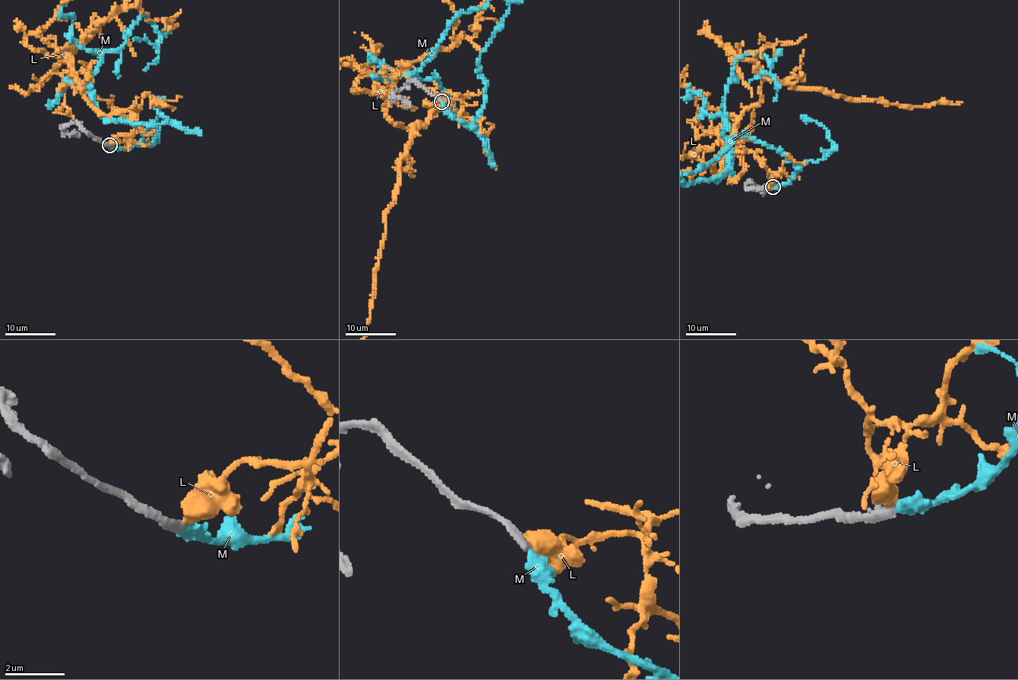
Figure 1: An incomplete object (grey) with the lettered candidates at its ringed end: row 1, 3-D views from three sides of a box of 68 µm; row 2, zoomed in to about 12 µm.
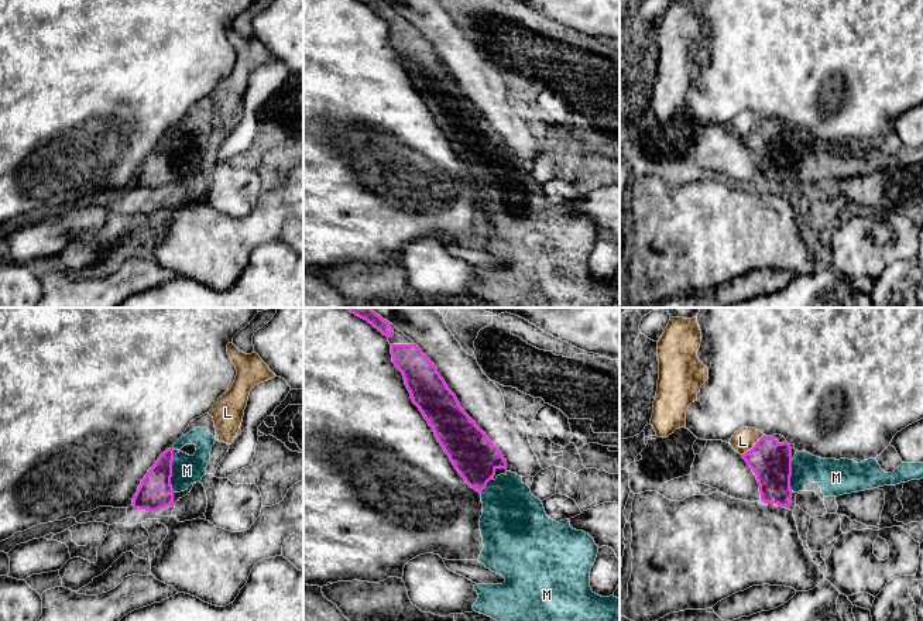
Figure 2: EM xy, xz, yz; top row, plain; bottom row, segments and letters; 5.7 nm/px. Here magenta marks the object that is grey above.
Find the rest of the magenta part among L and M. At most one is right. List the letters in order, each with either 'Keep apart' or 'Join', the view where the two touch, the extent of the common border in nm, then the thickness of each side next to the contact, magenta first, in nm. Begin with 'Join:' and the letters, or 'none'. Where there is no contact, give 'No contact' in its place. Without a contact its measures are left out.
Join: M
L: Keep apart. Touches magenta in yz. Shared border 180 nm. Thickness 240 nm (magenta) against 130 nm
M: Join. Touches magenta in xy. Shared border 200 nm. Thickness 190 nm (magenta) against 160 nm

